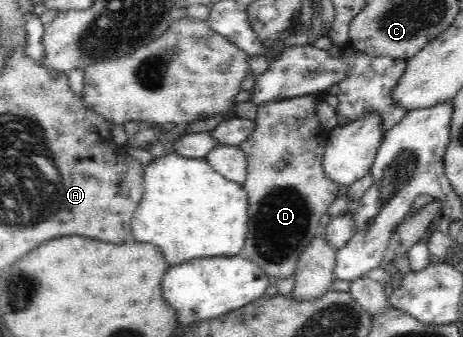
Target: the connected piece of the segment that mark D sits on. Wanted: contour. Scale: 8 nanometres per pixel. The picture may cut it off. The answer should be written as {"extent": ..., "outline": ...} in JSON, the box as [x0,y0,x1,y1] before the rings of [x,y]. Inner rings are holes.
{"extent":[239,94,339,278],"outline":[[[313,94],[295,97],[279,103],[266,102],[258,106],[254,132],[239,145],[247,156],[247,175],[244,191],[249,199],[247,237],[241,254],[261,267],[268,275],[285,278],[294,275],[300,256],[310,245],[321,227],[319,222],[328,213],[329,205],[337,198],[339,186],[324,172],[323,157],[325,142],[330,129],[325,129],[315,117]]]}

